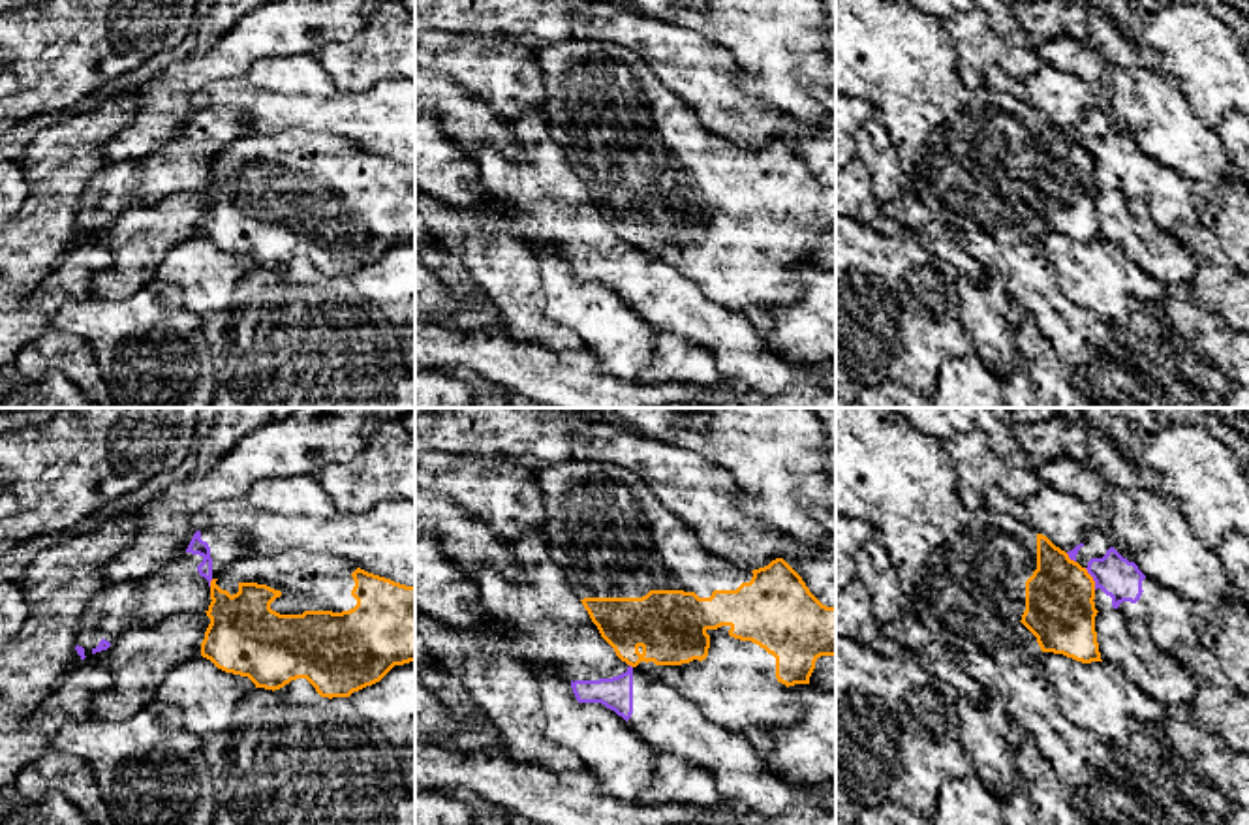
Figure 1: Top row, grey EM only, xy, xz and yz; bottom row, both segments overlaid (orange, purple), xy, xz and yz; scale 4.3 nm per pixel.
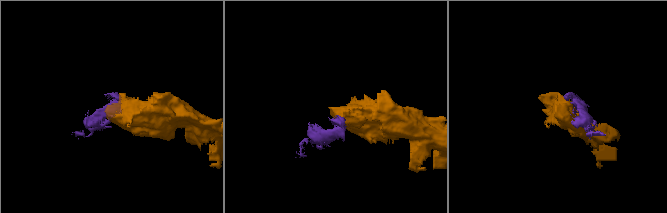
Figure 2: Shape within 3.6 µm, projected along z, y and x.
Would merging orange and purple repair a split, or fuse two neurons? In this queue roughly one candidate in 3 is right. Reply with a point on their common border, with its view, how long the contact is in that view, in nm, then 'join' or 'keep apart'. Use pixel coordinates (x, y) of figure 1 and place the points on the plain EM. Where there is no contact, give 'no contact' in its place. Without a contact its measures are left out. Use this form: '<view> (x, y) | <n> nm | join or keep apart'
yz (1092, 158) | 110 nm | keep apart

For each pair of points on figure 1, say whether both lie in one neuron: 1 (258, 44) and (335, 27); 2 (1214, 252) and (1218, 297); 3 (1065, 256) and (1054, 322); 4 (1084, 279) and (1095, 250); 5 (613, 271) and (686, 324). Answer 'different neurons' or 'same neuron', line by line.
1: same neuron
2: same neuron
3: different neurons
4: same neuron
5: same neuron

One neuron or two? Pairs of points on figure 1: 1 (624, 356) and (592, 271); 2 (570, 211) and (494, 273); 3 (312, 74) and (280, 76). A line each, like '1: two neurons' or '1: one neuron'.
1: two neurons
2: two neurons
3: one neuron

